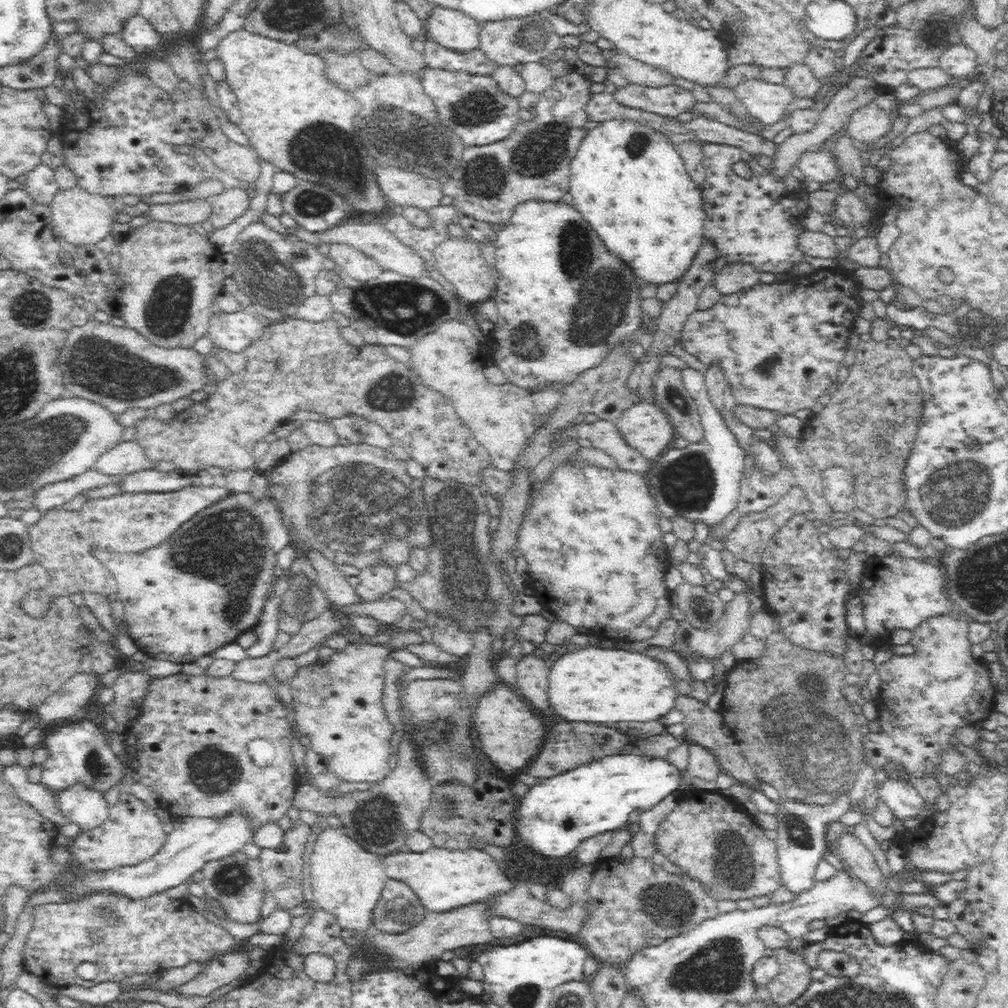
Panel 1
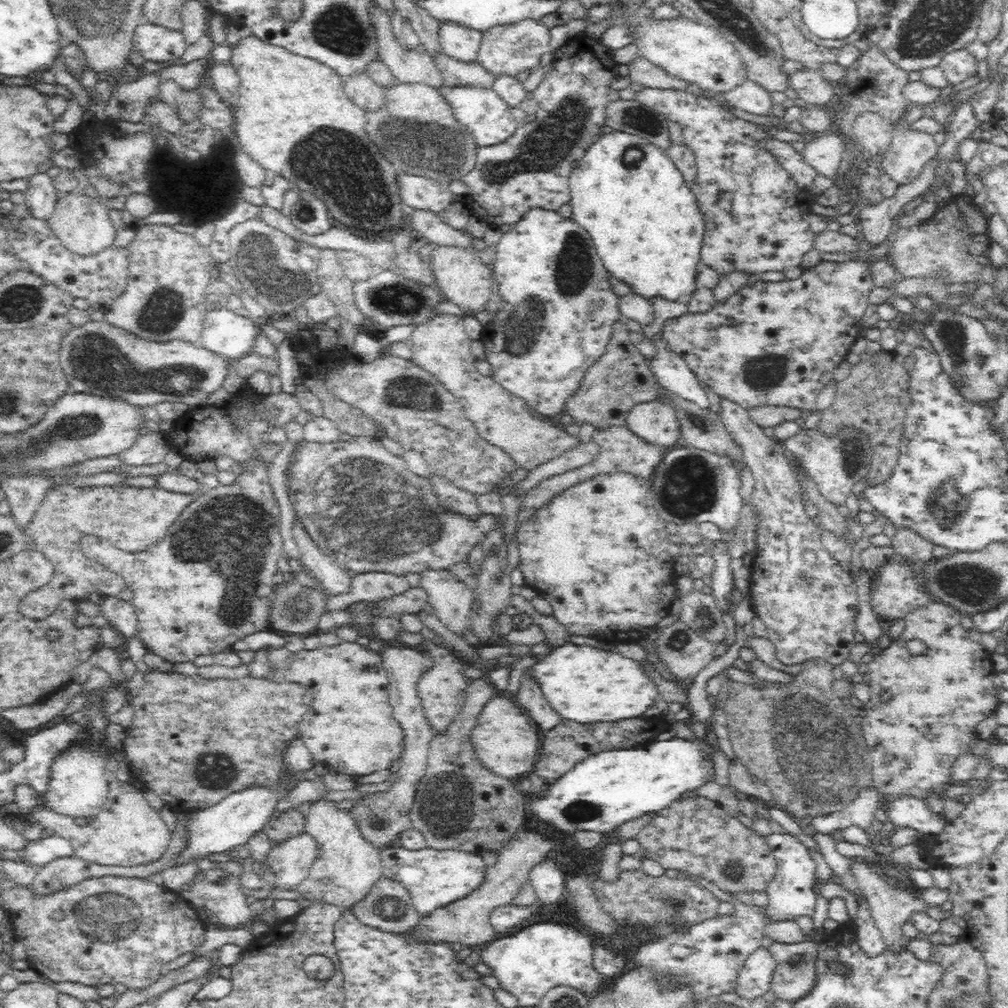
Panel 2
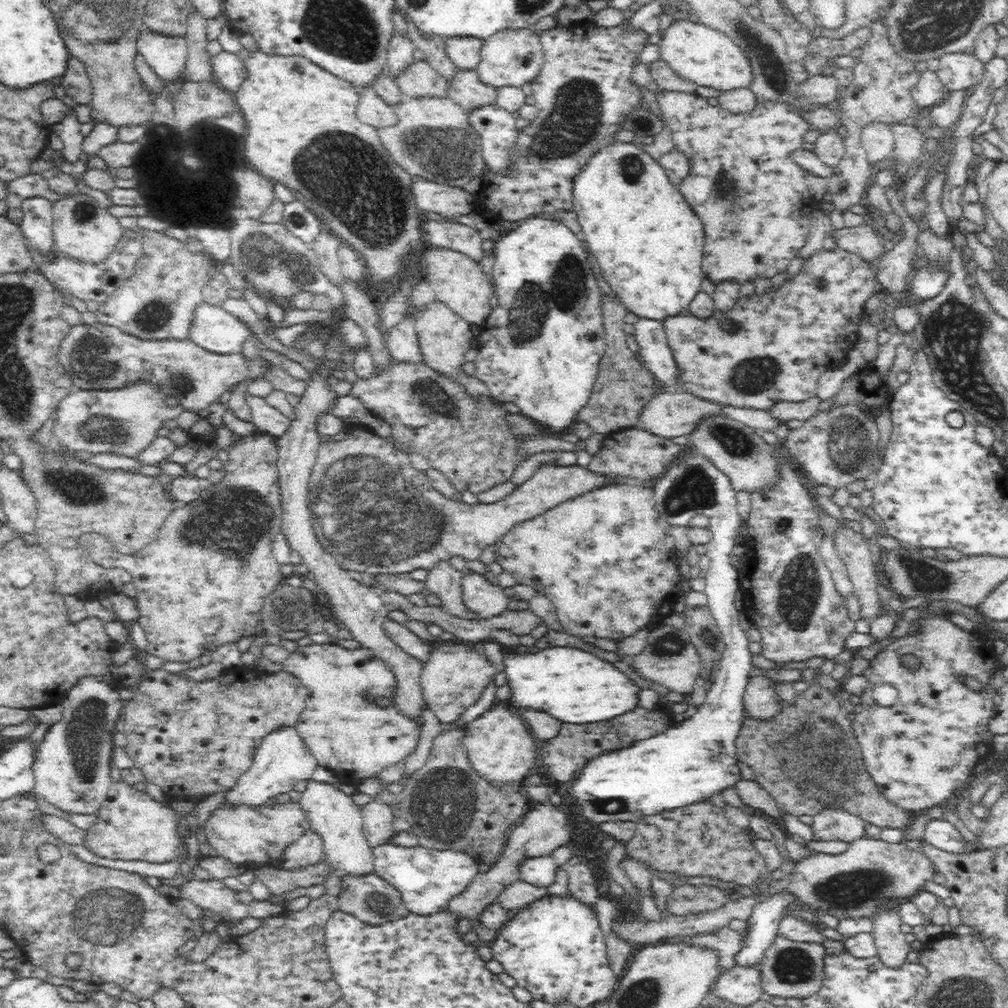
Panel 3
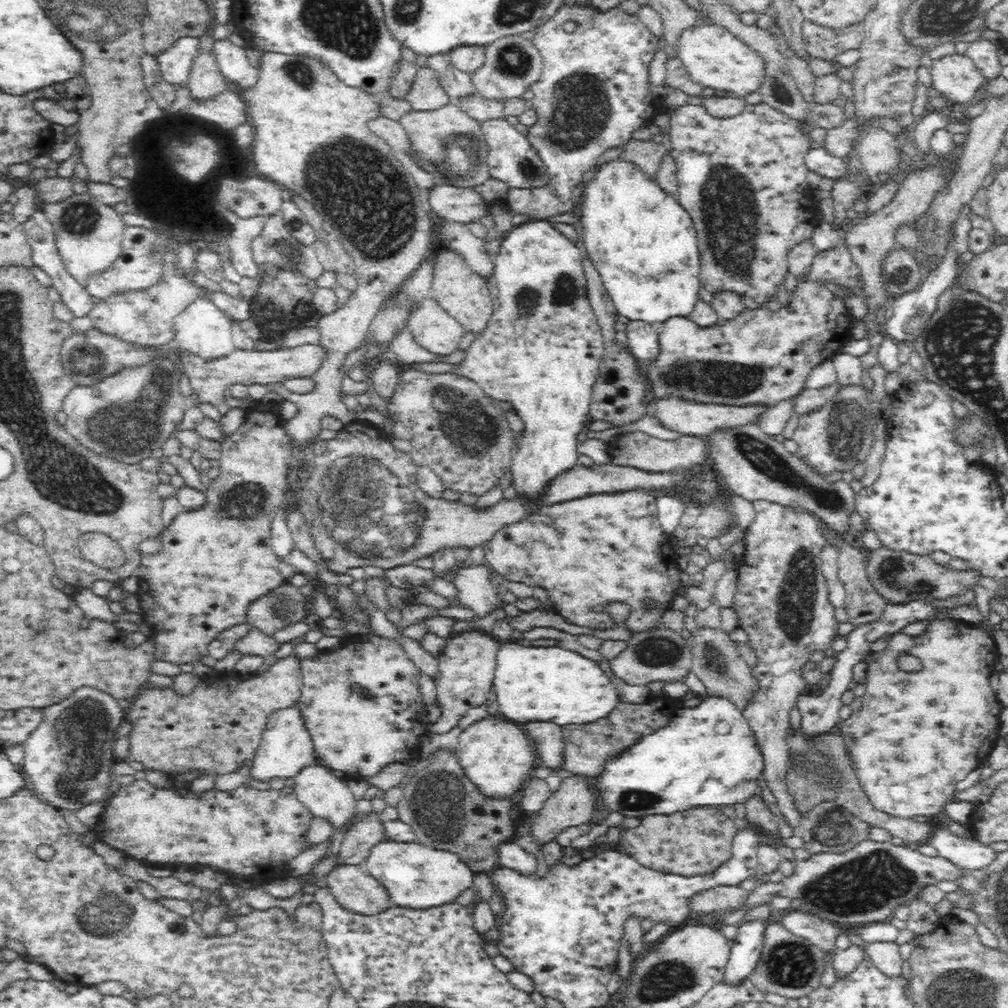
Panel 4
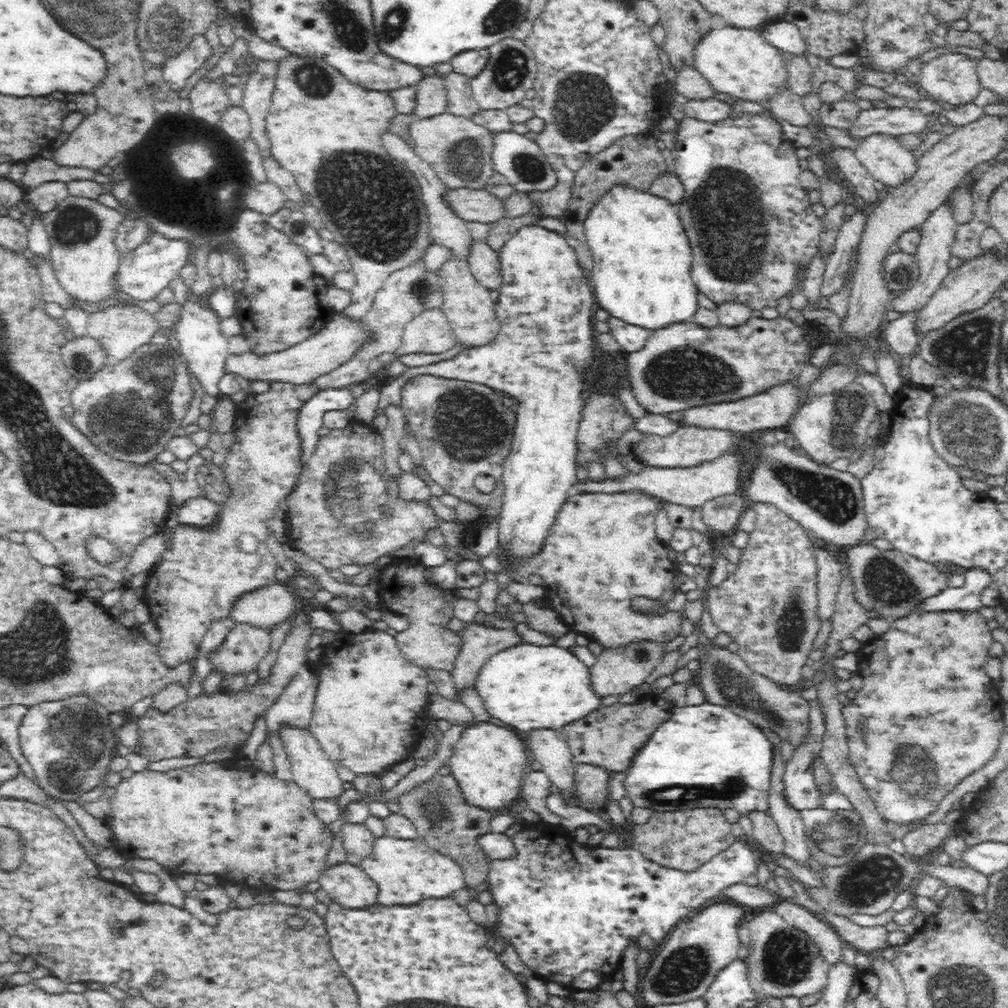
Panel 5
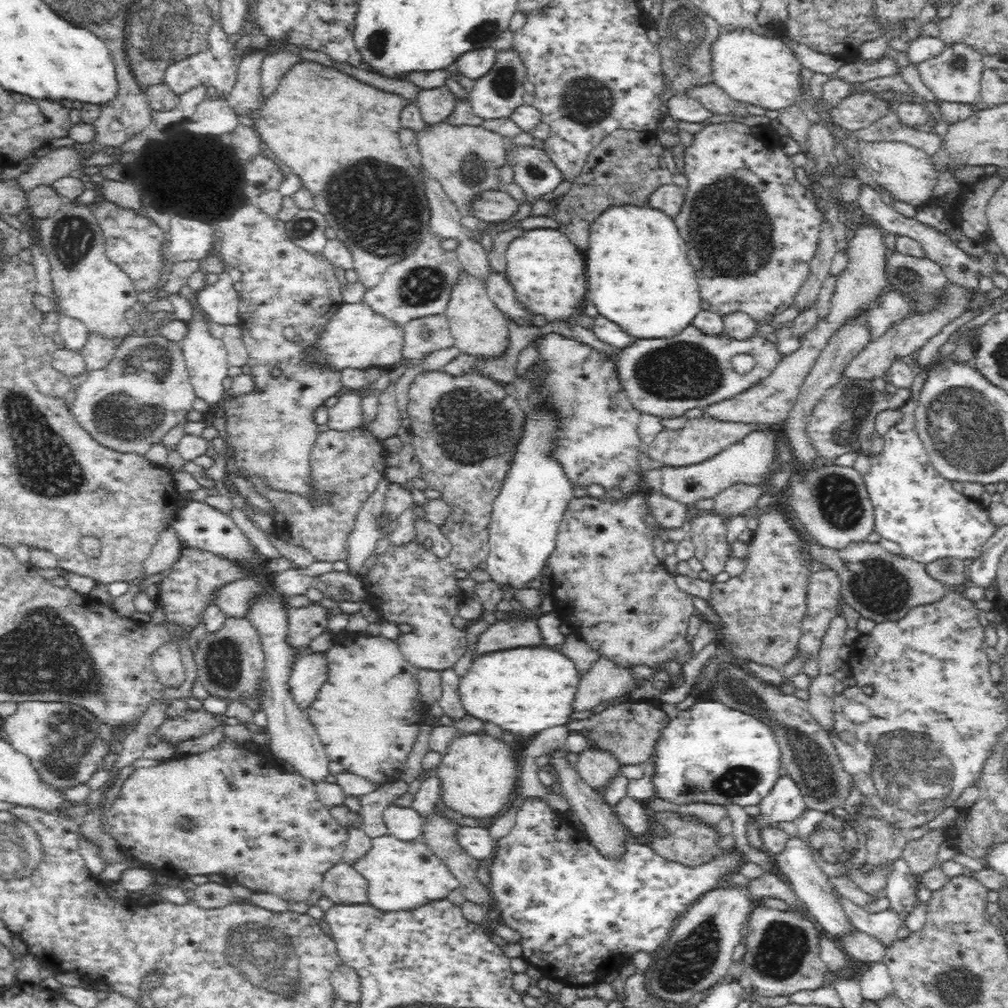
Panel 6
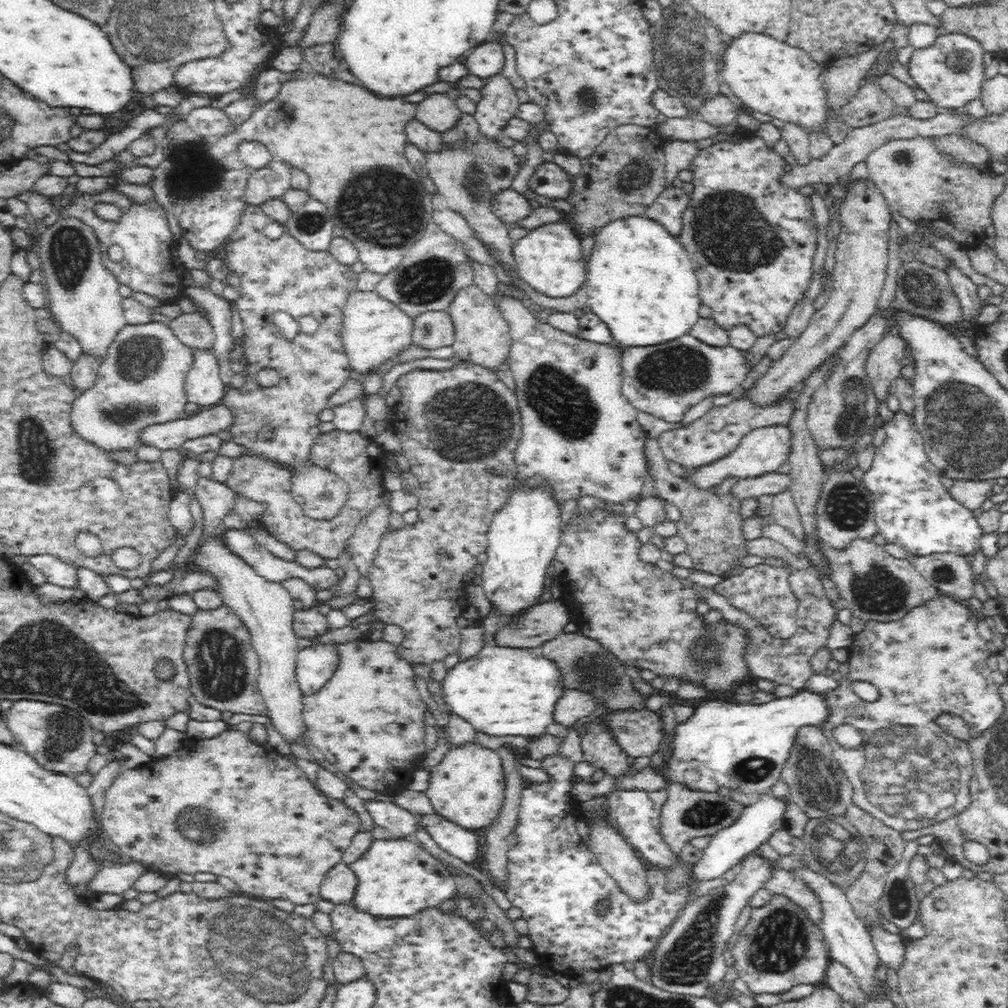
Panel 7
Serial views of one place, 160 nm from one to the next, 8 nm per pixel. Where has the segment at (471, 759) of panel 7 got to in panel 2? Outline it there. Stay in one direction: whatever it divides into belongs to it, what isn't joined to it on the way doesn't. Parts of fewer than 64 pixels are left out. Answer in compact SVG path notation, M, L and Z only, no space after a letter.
M508 694L506 696L496 695L496 698L491 698L478 716L478 724L474 726L471 744L478 759L490 771L507 779L520 780L532 772L532 768L535 766L540 750L540 734L538 734L538 728L534 726L534 720L530 716L526 716L527 711L520 706L516 706L516 703L516 700L508 698Z

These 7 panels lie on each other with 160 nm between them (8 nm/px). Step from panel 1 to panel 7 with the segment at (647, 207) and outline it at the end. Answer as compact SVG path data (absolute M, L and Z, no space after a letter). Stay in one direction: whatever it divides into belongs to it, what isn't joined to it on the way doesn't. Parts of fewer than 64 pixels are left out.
M628 215L611 220L599 229L587 264L587 303L593 314L602 319L619 347L643 347L680 338L690 332L700 319L703 306L699 280L684 245L664 225L653 217Z

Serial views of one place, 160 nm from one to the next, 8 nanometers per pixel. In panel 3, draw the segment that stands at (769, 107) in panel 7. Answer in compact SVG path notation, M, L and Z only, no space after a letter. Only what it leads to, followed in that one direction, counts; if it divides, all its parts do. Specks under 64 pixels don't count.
M677 18L660 36L658 52L663 61L679 78L716 91L748 88L752 84L752 67L742 48L725 33L705 25Z

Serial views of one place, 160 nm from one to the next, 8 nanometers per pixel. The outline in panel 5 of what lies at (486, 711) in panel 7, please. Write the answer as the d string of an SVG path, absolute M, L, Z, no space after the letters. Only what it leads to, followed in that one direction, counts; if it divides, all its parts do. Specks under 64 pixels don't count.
M522 643L490 657L478 676L476 691L490 716L511 728L519 731L532 728L560 730L592 715L598 706L602 706L602 696L594 691L588 668L566 648Z

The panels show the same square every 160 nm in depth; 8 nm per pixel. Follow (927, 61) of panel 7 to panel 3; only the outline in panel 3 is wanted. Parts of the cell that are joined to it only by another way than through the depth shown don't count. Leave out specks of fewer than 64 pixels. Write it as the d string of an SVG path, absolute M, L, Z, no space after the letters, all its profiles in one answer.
M963 52L944 54L939 59L940 68L935 72L947 91L972 90L982 82L984 63L974 55Z

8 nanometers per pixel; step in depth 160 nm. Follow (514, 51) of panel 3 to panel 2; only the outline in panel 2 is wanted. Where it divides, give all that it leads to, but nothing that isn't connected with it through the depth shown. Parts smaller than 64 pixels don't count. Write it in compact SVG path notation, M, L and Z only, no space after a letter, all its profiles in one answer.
M526 19L514 24L506 24L482 31L482 42L477 62L495 77L508 74L516 77L519 72L534 70L551 55L550 29L538 19Z

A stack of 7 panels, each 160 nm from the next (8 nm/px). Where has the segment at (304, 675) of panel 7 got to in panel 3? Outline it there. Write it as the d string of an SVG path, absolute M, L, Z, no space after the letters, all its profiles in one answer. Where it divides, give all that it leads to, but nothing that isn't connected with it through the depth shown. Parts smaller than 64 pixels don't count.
M295 727L278 728L262 739L253 756L252 766L237 781L235 786L226 793L222 808L248 807L258 810L270 804L276 796L288 794L296 788L300 780L311 779L312 773L319 763L304 744Z

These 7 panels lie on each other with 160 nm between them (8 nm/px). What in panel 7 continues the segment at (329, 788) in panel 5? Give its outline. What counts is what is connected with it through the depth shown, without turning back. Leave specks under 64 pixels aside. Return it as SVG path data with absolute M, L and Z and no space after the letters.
M209 536L193 554L193 563L206 574L212 575L220 584L220 598L246 625L250 642L260 659L257 687L266 705L270 726L288 744L306 746L308 727L302 718L303 696L295 679L297 655L302 642L293 631L293 598L280 584L269 582L259 576L252 567L238 559L224 547L220 536Z

